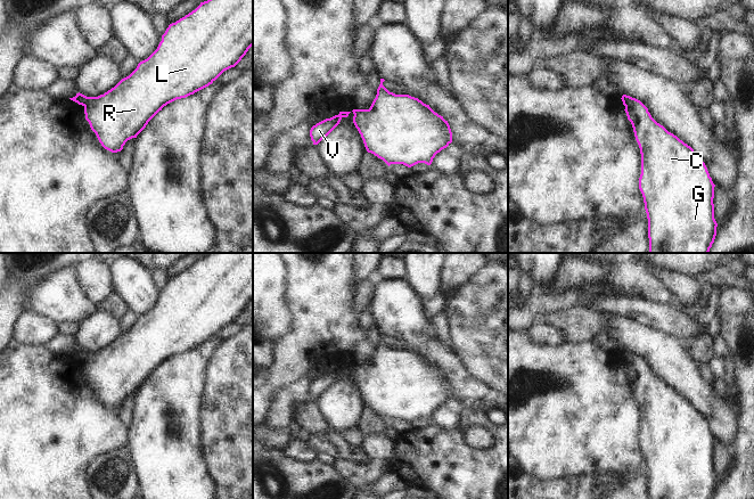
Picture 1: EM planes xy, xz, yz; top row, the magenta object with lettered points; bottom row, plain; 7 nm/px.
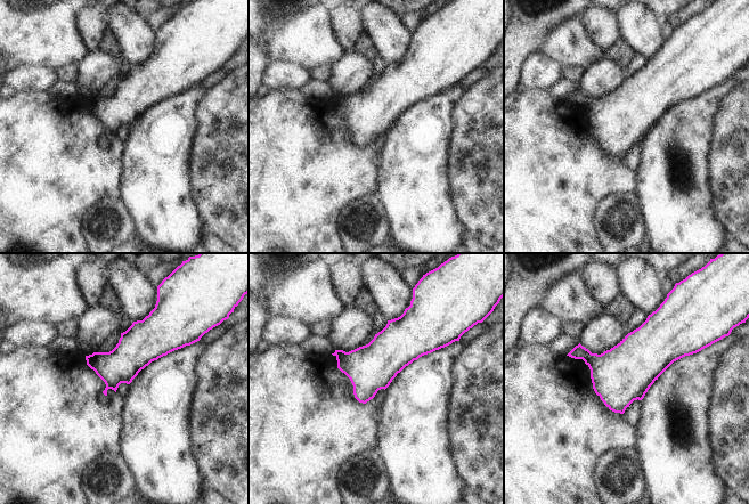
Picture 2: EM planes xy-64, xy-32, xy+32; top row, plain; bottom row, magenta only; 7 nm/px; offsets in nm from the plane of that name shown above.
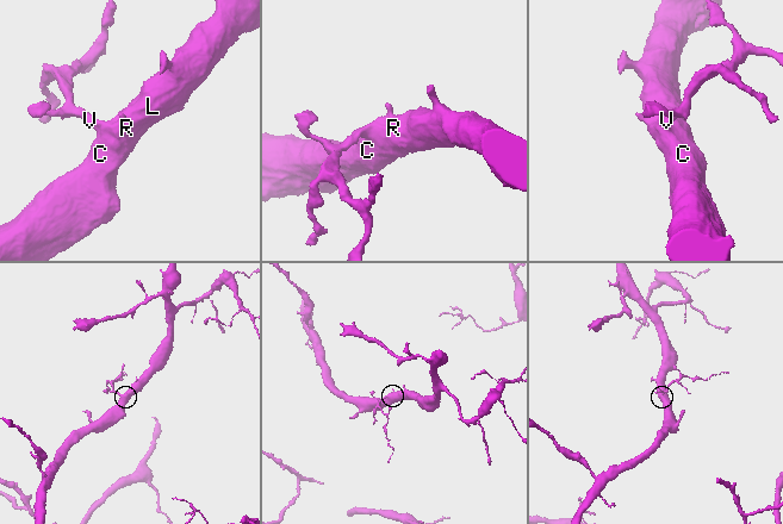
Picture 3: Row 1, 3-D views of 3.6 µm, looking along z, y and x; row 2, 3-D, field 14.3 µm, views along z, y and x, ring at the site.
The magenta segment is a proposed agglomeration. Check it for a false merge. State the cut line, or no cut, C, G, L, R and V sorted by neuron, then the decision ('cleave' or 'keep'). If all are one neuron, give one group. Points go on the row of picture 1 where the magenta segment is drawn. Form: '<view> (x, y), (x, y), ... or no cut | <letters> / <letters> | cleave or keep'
no cut | C G L R V | keep

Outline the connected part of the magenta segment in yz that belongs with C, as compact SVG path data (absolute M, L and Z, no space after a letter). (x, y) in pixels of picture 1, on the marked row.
M622 96L641 154L639 189L648 219L649 253L708 253L716 236L714 187L694 149L657 123L638 99Z

